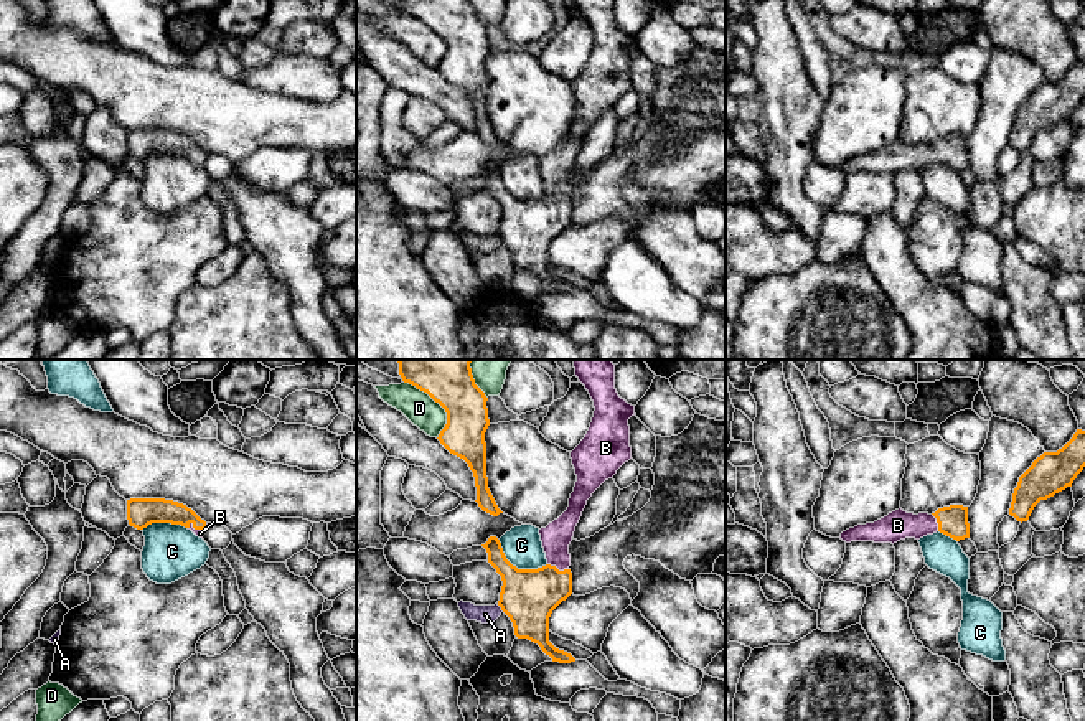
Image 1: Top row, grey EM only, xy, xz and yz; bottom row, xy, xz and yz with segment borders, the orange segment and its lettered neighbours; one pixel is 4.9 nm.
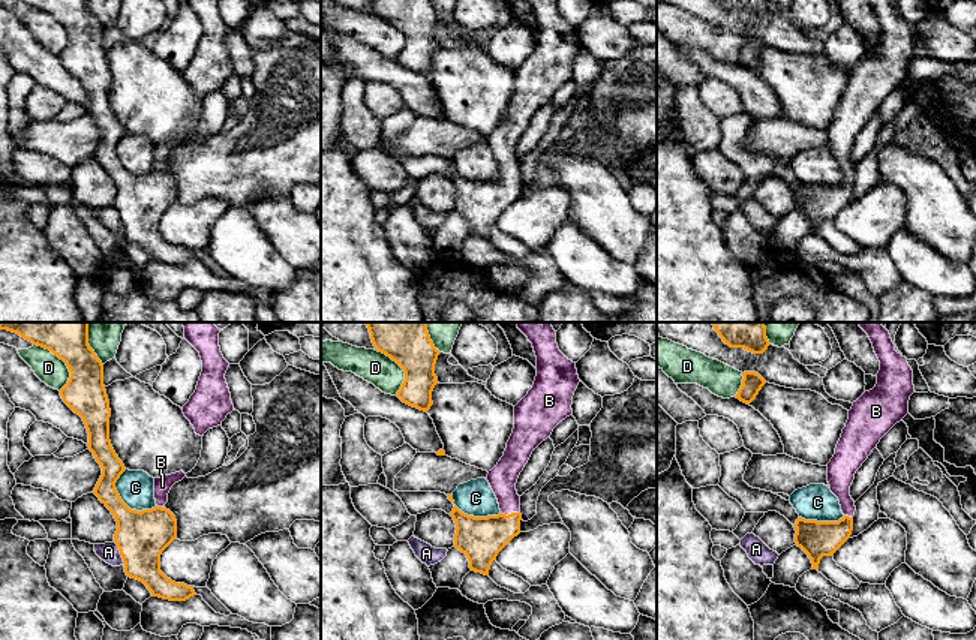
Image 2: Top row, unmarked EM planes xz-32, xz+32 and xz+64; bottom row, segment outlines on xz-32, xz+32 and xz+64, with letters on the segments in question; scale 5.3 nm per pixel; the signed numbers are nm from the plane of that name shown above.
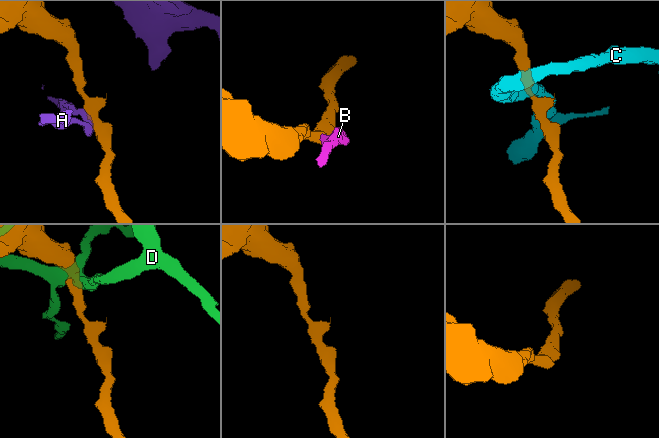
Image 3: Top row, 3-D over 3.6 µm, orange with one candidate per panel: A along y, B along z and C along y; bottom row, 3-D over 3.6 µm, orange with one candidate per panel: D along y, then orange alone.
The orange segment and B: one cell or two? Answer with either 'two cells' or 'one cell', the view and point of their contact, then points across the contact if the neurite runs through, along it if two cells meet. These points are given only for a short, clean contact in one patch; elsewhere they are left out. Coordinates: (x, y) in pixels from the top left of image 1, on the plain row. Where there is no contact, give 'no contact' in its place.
one cell; contact xz (556, 198); way xz (528, 226), (556, 198), (556, 167)

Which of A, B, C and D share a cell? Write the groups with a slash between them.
A / B / C / D

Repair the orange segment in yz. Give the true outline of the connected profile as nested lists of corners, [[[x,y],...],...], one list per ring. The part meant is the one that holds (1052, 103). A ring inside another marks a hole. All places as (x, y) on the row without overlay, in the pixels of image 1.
[[[1077,59],[1073,68],[1057,82],[1044,82],[1019,107],[1012,124],[1009,145],[1027,152],[1034,137],[1055,124],[1072,117],[1085,97],[1085,61]]]

